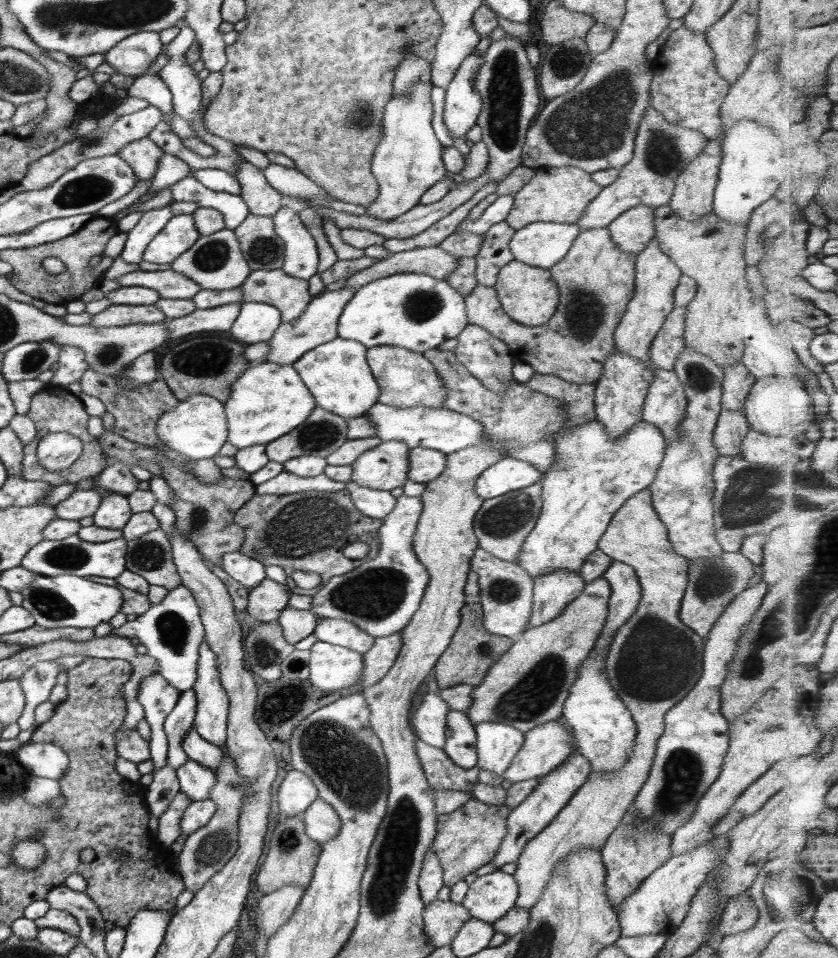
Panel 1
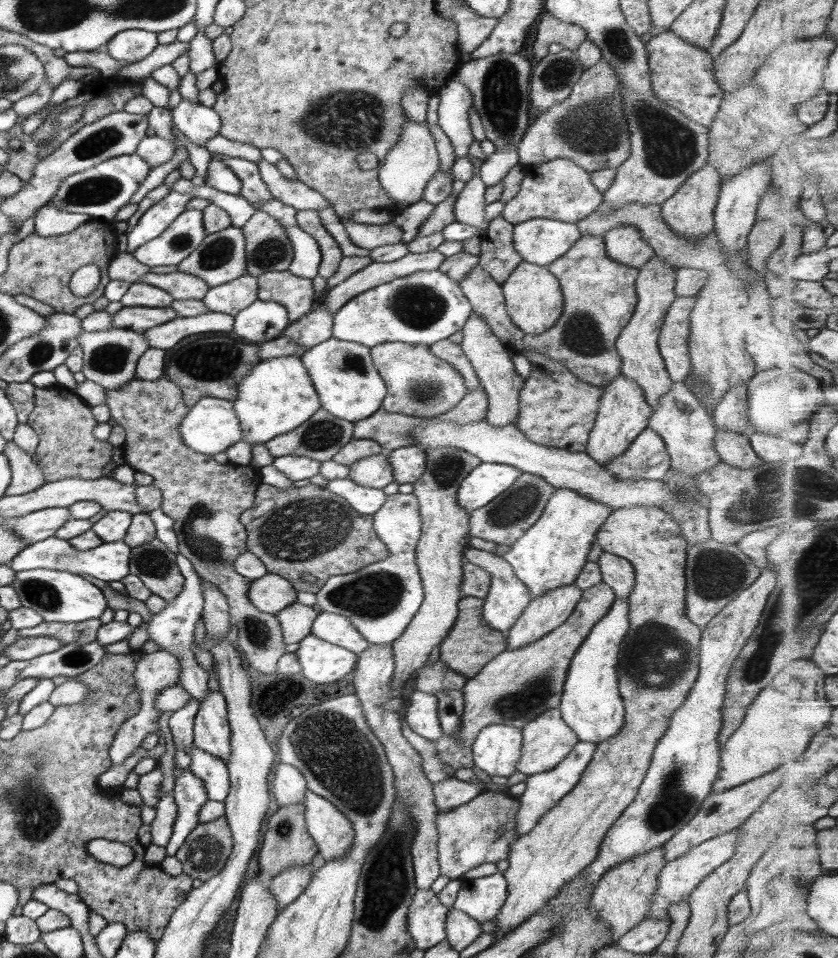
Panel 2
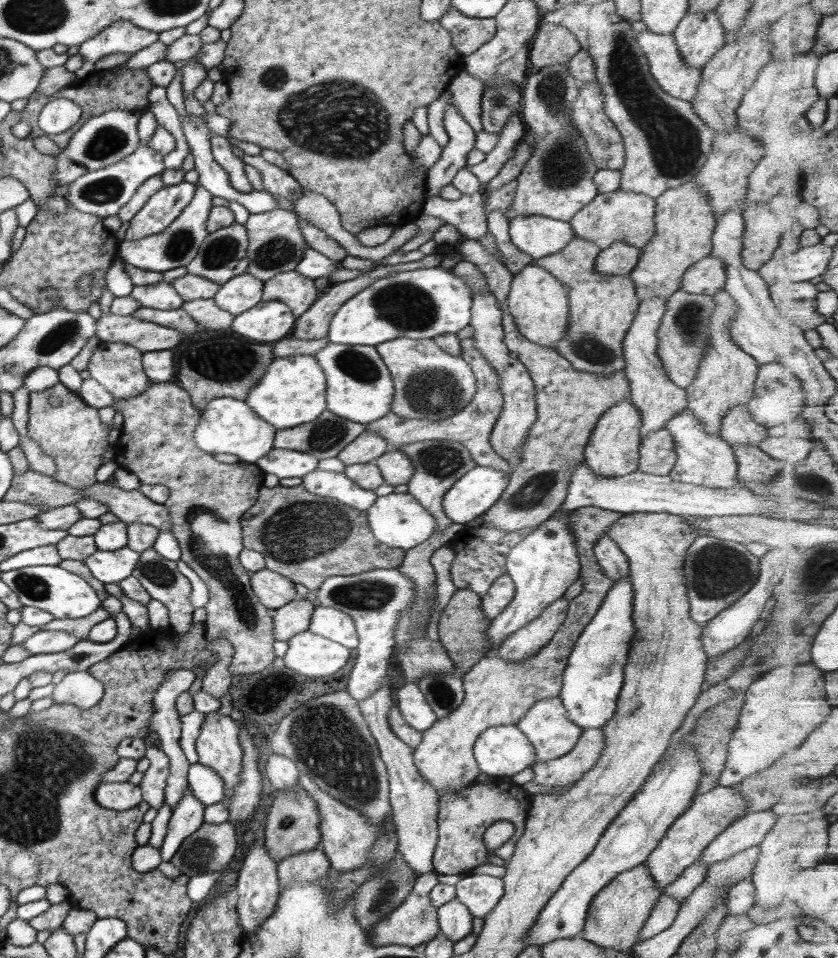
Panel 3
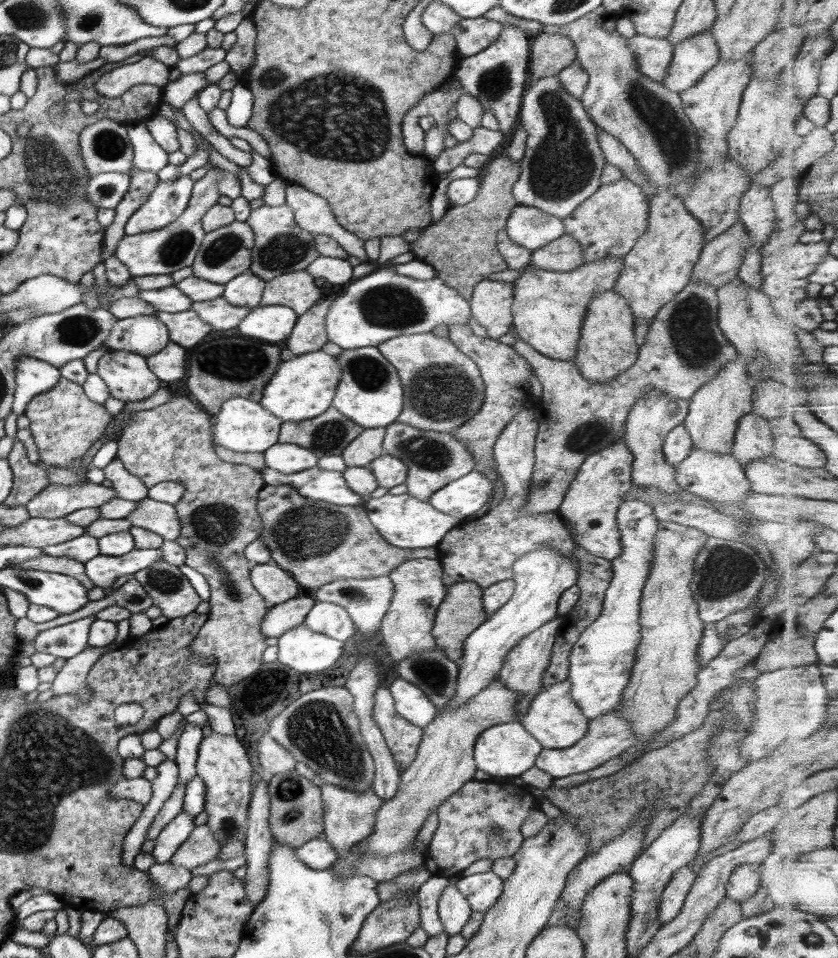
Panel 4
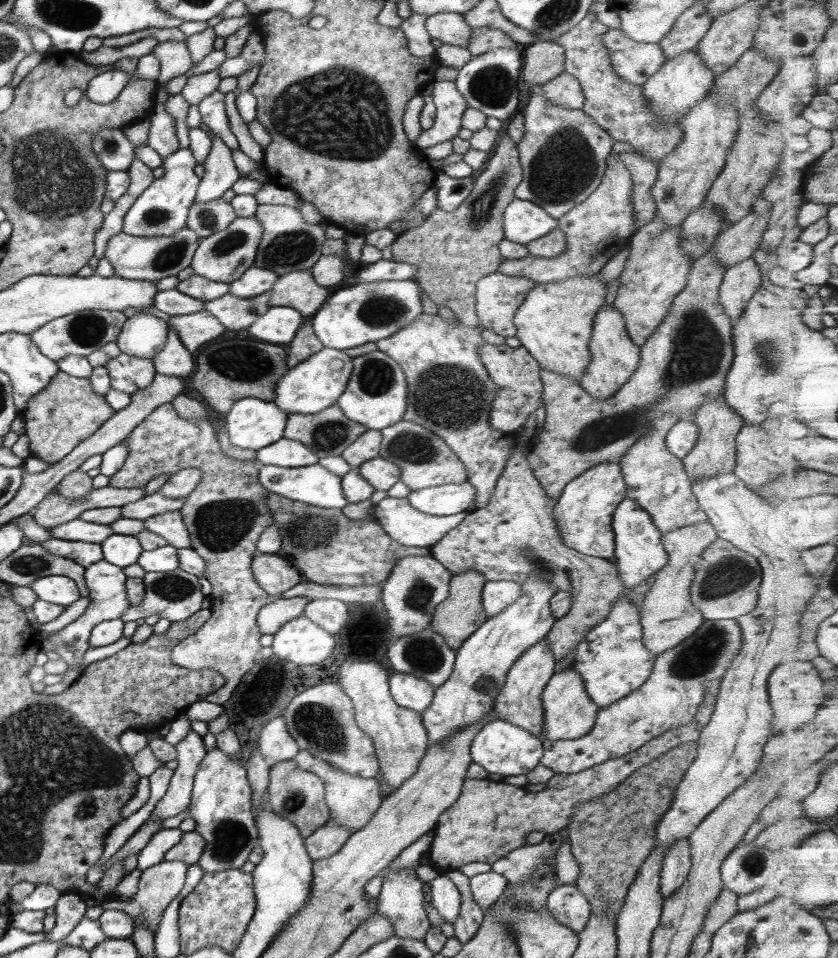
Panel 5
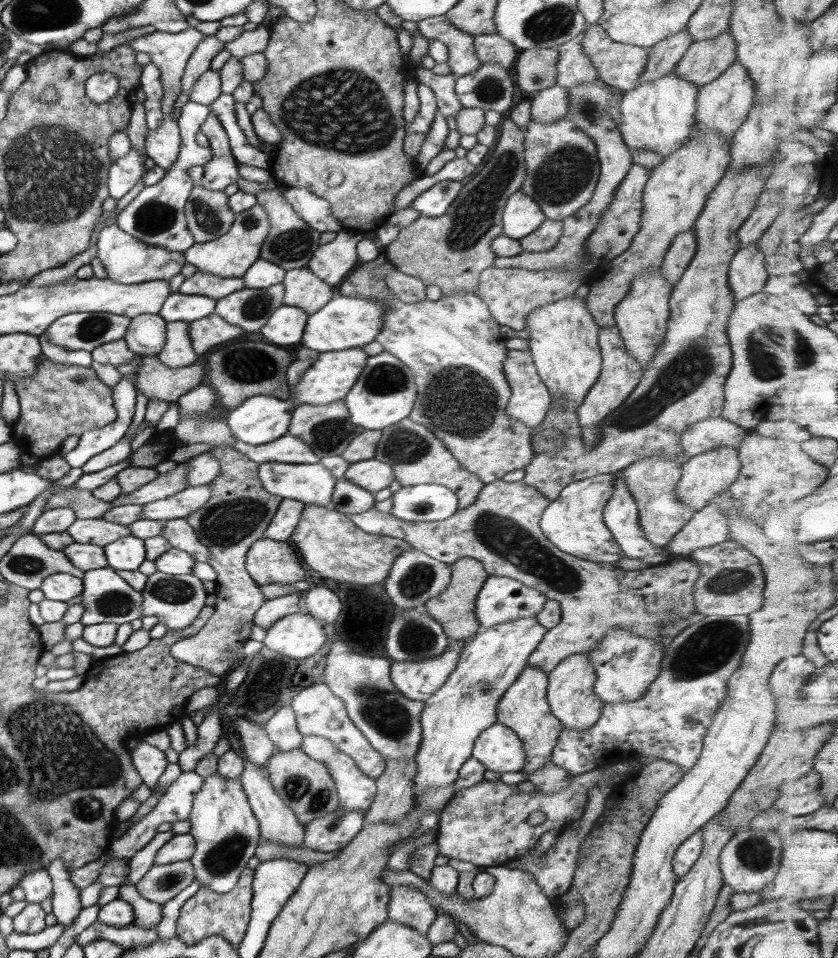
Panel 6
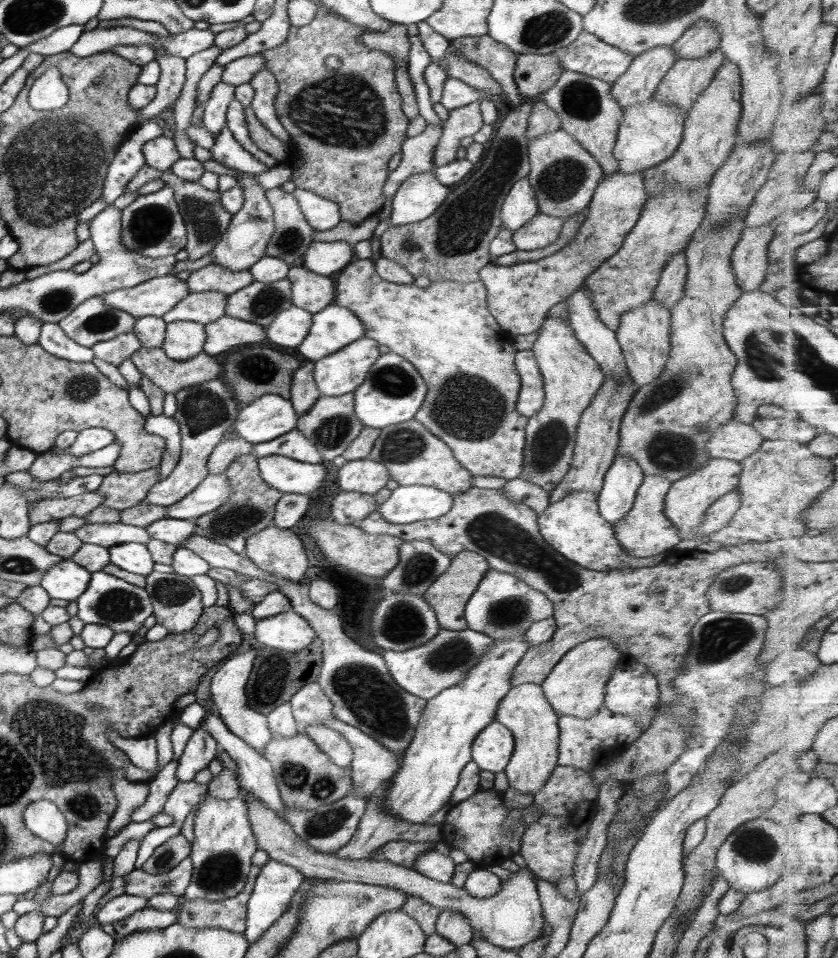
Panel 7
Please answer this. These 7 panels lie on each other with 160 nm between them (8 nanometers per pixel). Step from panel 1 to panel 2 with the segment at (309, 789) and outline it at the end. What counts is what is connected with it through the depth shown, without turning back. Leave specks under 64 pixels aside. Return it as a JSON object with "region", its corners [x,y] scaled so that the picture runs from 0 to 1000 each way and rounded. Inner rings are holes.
{"region":[[[331,794],[325,825],[327,833],[334,842],[345,839],[356,839],[364,836],[364,827],[368,825],[364,810],[347,797],[339,797]]]}

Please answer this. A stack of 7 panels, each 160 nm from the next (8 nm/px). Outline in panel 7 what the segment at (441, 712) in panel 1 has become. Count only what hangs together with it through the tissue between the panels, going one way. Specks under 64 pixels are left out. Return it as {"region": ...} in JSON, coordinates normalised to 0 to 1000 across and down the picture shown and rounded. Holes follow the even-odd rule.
{"region":[[[558,656],[523,657],[520,664],[496,676],[489,676],[482,681],[459,678],[456,685],[465,707],[477,718],[511,732],[532,718],[554,711],[558,700],[566,698],[566,695],[573,691],[586,672],[588,672],[588,666]]]}

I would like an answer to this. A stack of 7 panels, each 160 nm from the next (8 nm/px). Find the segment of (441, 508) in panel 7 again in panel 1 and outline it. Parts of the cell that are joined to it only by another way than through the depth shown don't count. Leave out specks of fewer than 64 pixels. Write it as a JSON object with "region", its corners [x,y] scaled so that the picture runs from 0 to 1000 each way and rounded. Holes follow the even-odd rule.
{"region":[[[599,476],[592,484],[586,484],[573,494],[566,511],[573,520],[582,522],[632,507],[646,499],[646,493],[631,482]]]}

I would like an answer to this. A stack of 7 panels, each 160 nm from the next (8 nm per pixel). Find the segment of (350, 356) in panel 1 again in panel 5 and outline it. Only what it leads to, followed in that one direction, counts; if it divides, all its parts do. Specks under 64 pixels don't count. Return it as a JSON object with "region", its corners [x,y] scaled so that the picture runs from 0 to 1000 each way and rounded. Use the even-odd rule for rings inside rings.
{"region":[[[445,366],[421,374],[421,387],[411,409],[403,414],[406,428],[442,449],[456,449],[481,437],[486,425],[486,397],[480,383],[459,367]]]}

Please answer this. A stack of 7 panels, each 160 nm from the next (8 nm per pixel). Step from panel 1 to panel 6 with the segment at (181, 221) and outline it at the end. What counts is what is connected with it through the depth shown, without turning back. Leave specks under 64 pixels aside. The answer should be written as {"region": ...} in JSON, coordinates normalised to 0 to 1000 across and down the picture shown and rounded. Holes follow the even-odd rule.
{"region":[[[251,118],[246,123],[246,126],[241,129],[240,138],[249,146],[254,164],[251,169],[241,173],[243,183],[239,188],[239,193],[246,198],[265,200],[271,194],[282,191],[286,186],[283,176],[284,170],[276,160],[272,142],[255,119]],[[138,233],[121,238],[116,246],[116,268],[128,284],[128,290],[143,296],[162,296],[180,292],[199,292],[215,285],[223,275],[218,263],[198,261],[192,257],[179,257],[152,242]]]}

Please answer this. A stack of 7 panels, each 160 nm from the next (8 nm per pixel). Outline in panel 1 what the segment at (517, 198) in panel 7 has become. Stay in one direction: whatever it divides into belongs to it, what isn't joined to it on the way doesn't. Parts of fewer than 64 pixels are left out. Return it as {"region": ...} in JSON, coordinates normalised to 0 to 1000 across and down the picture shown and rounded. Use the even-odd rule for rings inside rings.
{"region":[[[634,232],[612,244],[607,258],[618,273],[655,281],[675,267],[693,241],[687,233]]]}

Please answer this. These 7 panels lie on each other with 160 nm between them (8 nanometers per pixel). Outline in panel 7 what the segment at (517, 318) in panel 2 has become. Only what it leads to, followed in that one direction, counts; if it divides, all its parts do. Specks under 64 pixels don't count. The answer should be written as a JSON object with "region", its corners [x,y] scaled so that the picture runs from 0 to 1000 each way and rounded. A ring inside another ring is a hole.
{"region":[[[650,331],[634,366],[643,380],[650,416],[644,428],[629,437],[623,493],[619,498],[655,515],[673,499],[683,482],[693,432],[722,398],[722,389],[687,355],[677,333]]]}

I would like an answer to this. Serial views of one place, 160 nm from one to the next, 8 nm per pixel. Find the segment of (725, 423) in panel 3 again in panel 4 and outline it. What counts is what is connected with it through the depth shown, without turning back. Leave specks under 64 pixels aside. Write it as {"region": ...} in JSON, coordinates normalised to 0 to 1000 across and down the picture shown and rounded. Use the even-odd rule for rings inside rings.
{"region":[[[900,430],[881,439],[872,475],[888,487],[913,476],[922,476],[925,455],[916,439]]]}

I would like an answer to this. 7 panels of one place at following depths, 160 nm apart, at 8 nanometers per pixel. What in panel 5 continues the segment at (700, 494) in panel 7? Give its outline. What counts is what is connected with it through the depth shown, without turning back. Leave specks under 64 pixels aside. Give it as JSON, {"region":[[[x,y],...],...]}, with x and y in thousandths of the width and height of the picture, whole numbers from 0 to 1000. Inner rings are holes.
{"region":[[[863,409],[857,412],[854,418],[841,420],[831,429],[826,436],[834,447],[833,461],[828,468],[814,479],[819,495],[826,502],[841,499],[841,497],[854,497],[875,493],[878,484],[877,461],[882,449],[890,443],[893,437],[881,434],[872,424],[866,422]]]}

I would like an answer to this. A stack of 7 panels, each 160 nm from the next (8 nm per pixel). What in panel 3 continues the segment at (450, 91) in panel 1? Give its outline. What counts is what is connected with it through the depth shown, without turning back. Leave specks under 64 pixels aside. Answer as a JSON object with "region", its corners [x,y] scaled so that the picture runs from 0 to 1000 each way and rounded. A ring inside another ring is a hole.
{"region":[[[539,99],[535,105],[527,129],[536,145],[525,165],[508,178],[508,207],[525,207],[527,195],[538,192],[544,181],[557,173],[557,161],[567,153],[568,139],[547,118]]]}

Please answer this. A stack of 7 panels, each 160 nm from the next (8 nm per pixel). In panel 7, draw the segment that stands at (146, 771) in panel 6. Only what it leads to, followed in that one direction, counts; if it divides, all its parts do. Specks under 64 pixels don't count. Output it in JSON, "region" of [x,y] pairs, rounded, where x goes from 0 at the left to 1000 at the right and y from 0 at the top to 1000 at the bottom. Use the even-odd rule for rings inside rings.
{"region":[[[136,762],[129,763],[128,768],[131,768],[135,778],[147,783],[156,796],[165,800],[165,802],[184,805],[185,808],[191,804],[187,792],[187,772],[184,767],[146,770]]]}

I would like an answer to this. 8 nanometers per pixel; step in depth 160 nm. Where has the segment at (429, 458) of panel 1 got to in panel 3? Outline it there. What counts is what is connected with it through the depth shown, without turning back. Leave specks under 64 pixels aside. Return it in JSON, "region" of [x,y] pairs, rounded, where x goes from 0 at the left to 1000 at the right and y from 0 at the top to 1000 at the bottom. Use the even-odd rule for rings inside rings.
{"region":[[[476,468],[461,471],[456,476],[444,481],[455,493],[459,505],[473,507],[486,505],[494,495],[494,487],[483,472]]]}

